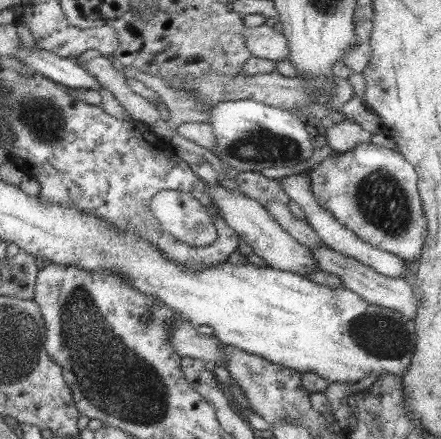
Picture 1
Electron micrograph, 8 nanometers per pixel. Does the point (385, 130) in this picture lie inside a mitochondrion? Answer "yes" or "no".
no

